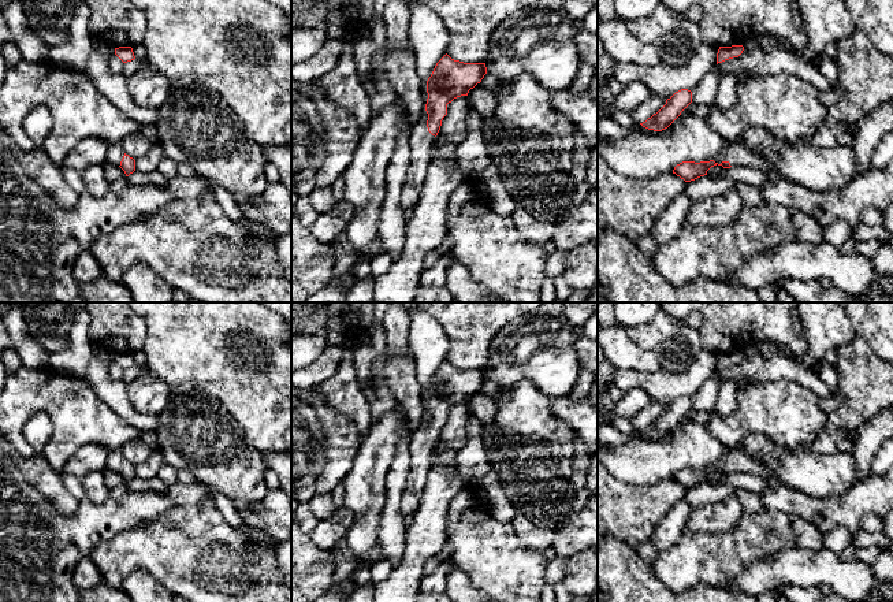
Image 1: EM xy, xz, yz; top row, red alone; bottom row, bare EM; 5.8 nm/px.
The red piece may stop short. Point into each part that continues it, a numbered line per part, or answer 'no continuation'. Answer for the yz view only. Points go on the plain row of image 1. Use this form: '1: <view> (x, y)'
1: yz (737, 461)

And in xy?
1: xy (115, 460)

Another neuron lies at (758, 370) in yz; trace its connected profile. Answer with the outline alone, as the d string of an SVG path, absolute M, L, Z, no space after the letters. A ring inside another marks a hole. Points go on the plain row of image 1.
M793 356L743 357L738 364L715 371L722 380L749 378L754 383L769 380L792 380L812 391L819 400L833 393L812 368L805 368Z

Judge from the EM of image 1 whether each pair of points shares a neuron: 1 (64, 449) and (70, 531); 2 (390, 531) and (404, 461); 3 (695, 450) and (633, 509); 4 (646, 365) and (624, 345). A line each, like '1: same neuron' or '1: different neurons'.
1: different neurons
2: same neuron
3: different neurons
4: same neuron

